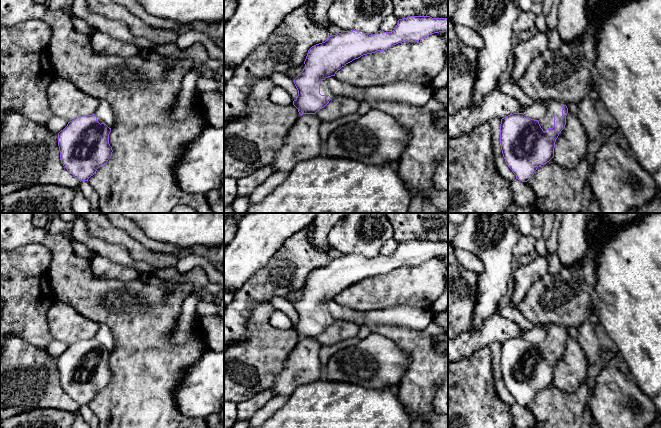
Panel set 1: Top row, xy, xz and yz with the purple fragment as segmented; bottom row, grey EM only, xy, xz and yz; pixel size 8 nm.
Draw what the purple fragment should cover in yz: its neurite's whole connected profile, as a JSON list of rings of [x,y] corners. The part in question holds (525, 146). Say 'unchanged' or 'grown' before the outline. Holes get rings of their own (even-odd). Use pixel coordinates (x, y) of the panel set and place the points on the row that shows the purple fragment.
grown | [[[551,101],[539,121],[523,113],[501,119],[501,150],[516,179],[527,182],[539,166],[554,157],[555,142],[565,128],[567,113],[567,105]]]

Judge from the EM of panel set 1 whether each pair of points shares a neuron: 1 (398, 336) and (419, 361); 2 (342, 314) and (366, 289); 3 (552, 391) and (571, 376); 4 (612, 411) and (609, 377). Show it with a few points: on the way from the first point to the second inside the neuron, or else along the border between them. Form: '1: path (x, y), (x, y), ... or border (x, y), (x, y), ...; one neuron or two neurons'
1: path (404, 341), (418, 355); one neuron
2: border (333, 300), (363, 312); two neurons
3: border (553, 381), (559, 389), (569, 393), (579, 385); two neurons
4: path (612, 403), (612, 385); one neuron

